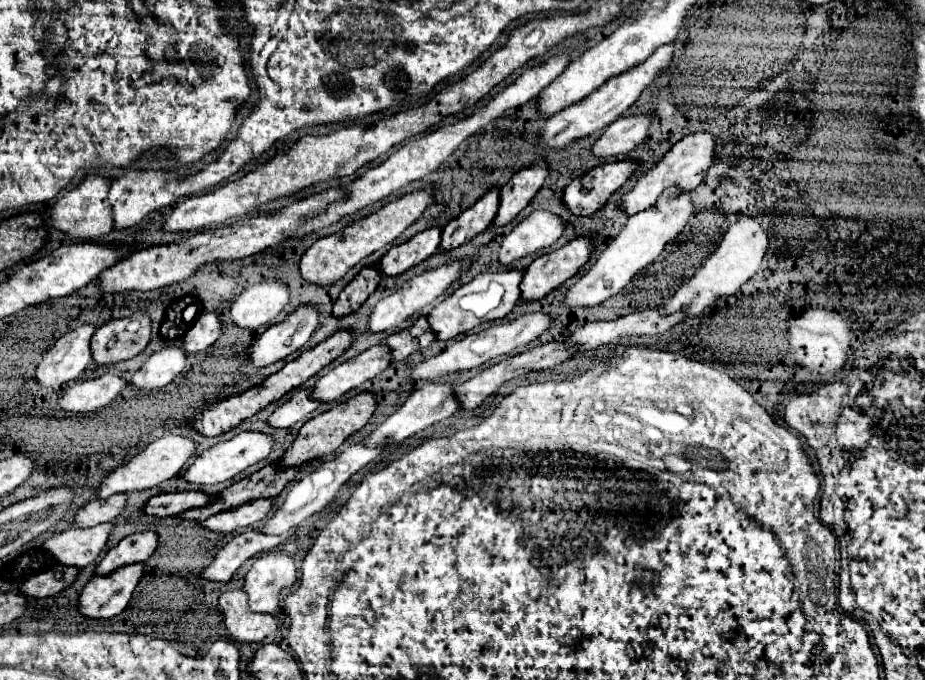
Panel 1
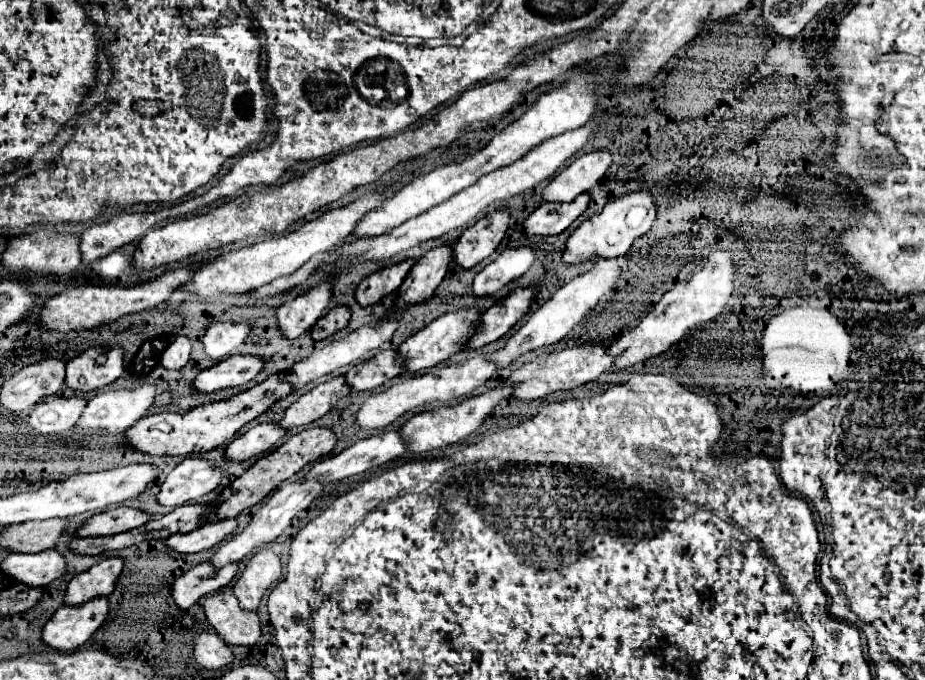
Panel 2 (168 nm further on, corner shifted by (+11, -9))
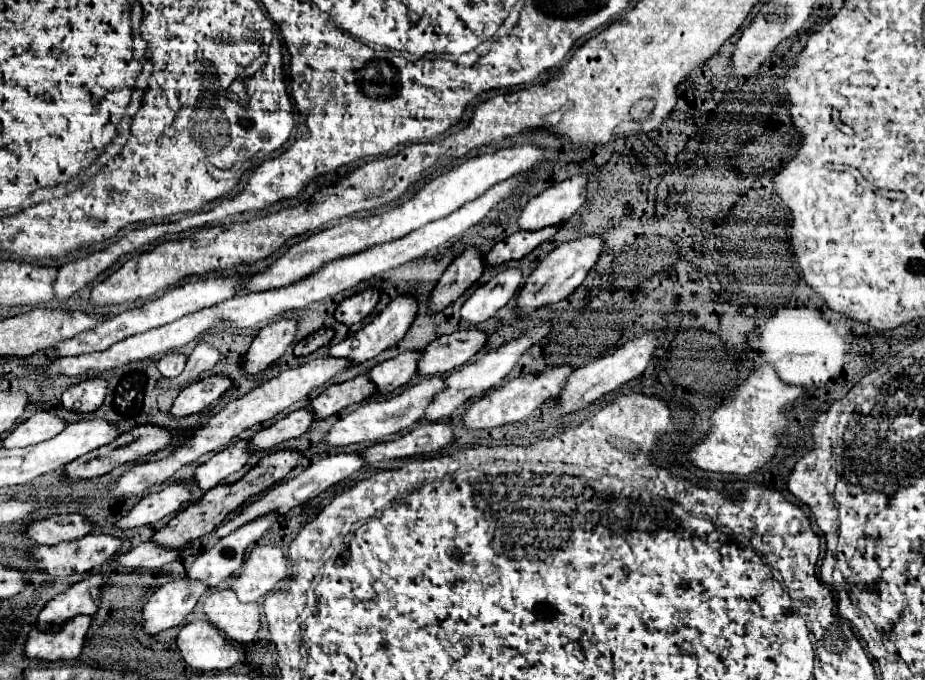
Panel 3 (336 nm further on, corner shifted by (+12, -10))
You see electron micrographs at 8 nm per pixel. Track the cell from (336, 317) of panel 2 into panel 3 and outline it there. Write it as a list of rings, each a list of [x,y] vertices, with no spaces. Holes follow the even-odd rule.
[[[320,328],[320,330],[312,332],[310,336],[306,336],[304,340],[300,340],[300,342],[294,346],[294,354],[296,354],[296,356],[308,356],[308,354],[312,354],[314,350],[318,350],[320,346],[328,344],[332,338],[334,338],[334,330],[332,330],[332,328]]]

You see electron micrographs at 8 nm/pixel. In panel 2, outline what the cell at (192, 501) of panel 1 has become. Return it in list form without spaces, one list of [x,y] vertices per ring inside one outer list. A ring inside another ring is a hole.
[[[115,507],[115,509],[107,509],[103,513],[93,515],[91,519],[87,519],[79,529],[77,529],[77,537],[101,537],[101,535],[115,535],[115,533],[123,533],[127,529],[133,529],[137,525],[147,523],[151,517],[139,509],[133,507]]]

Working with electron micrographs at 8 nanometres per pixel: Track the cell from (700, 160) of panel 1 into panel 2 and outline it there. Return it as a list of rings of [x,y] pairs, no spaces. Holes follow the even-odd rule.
[[[639,189],[637,193],[627,193],[623,197],[617,197],[609,201],[599,215],[583,221],[575,229],[575,233],[565,241],[563,261],[565,265],[577,265],[577,263],[613,259],[625,255],[631,243],[651,229],[653,221],[655,221],[655,197],[649,189]]]

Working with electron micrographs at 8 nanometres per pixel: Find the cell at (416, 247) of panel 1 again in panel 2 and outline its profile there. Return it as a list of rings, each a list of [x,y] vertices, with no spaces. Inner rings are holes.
[[[407,259],[407,261],[397,263],[393,267],[385,267],[381,271],[375,271],[373,275],[369,275],[367,279],[363,279],[357,285],[355,301],[361,307],[379,303],[383,297],[387,297],[399,289],[399,285],[403,283],[403,279],[407,277],[411,267],[413,267],[413,259]]]

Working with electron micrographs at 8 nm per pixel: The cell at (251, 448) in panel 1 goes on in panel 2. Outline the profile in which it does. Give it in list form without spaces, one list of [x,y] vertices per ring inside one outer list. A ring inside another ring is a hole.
[[[187,457],[163,481],[157,493],[157,503],[165,507],[181,507],[211,493],[225,471],[213,467],[201,457]]]

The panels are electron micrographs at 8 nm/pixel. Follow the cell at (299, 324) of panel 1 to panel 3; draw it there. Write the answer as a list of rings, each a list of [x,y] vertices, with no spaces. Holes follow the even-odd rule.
[[[214,374],[208,378],[194,380],[186,388],[180,390],[170,412],[176,418],[196,414],[196,412],[204,410],[208,404],[212,404],[216,398],[226,394],[232,386],[234,386],[234,380],[226,374]]]

